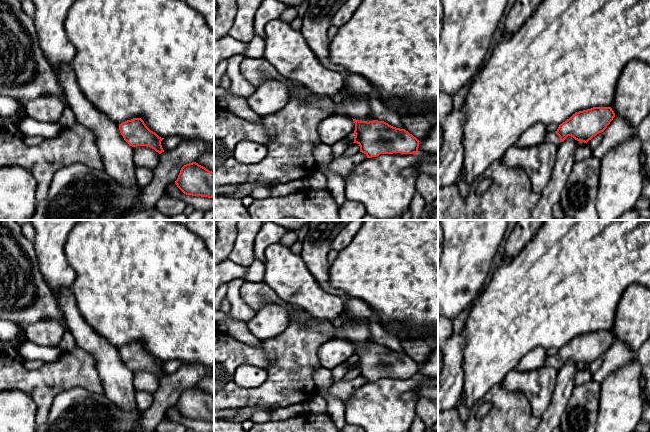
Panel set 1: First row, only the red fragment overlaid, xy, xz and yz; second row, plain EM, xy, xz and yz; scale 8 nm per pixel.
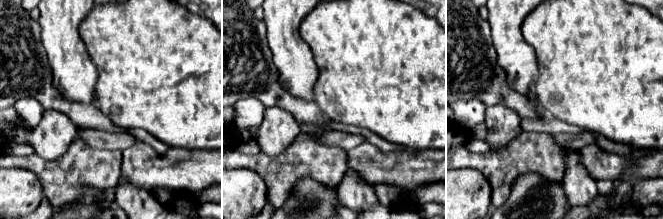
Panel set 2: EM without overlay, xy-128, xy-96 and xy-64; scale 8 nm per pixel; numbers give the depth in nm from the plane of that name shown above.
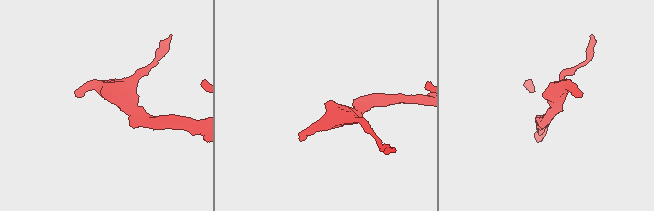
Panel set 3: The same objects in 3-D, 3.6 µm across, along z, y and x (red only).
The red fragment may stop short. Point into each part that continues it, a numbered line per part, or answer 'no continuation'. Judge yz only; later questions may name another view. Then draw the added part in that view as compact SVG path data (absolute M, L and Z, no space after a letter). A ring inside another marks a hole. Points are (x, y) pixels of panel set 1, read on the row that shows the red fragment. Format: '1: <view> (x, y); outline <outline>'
1: yz (552, 137); outline M556 132L546 133L545 141L553 143L557 146L559 146L561 144L561 140L560 140L559 136L556 134Z

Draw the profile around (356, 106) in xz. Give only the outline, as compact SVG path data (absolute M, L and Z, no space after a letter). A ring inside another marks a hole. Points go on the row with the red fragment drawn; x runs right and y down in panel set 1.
M344 86L338 95L338 99L345 111L351 118L359 121L373 121L370 116L369 108L369 98L372 95L362 94L362 95L349 95L344 91Z

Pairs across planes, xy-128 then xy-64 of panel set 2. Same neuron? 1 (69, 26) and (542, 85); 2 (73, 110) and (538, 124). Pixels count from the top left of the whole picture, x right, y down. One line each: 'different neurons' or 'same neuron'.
1: different neurons
2: different neurons

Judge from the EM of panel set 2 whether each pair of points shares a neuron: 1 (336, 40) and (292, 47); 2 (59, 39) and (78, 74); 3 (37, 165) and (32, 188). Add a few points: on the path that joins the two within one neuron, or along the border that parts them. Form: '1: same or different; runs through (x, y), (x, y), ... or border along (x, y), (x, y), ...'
1: different; border along (302, 21), (300, 36), (308, 45), (317, 66)
2: same; runs through (65, 48), (71, 65)
3: different; border along (13, 167), (30, 170), (37, 177), (43, 195)

